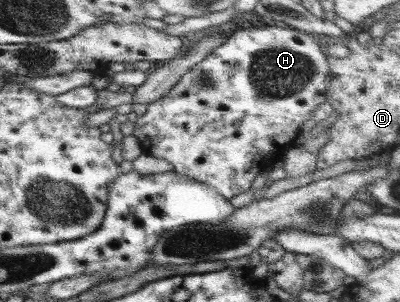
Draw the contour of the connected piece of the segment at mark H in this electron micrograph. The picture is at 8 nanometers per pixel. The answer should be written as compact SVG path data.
M267 23L263 27L251 26L243 29L238 27L224 41L224 44L213 48L212 52L194 67L189 68L181 79L162 97L147 105L147 111L144 115L137 117L133 122L132 135L137 138L139 146L143 153L151 155L158 159L166 160L171 164L172 171L179 176L185 176L193 181L205 184L217 191L223 198L229 200L245 190L251 188L251 182L257 174L268 170L269 164L275 160L283 158L289 147L293 146L295 138L301 134L300 125L303 121L311 120L311 113L317 105L323 103L326 98L326 77L328 76L329 66L325 60L319 36L297 31L297 28L290 28L281 24Z

